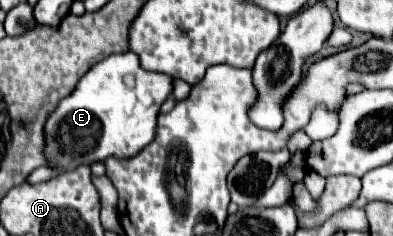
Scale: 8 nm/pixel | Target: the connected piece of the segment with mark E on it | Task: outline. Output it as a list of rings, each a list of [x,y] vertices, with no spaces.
[[[135,52],[111,54],[97,62],[77,84],[71,96],[61,100],[45,124],[45,154],[51,166],[73,170],[109,156],[131,158],[153,142],[161,104],[173,92],[173,76],[141,68]]]

